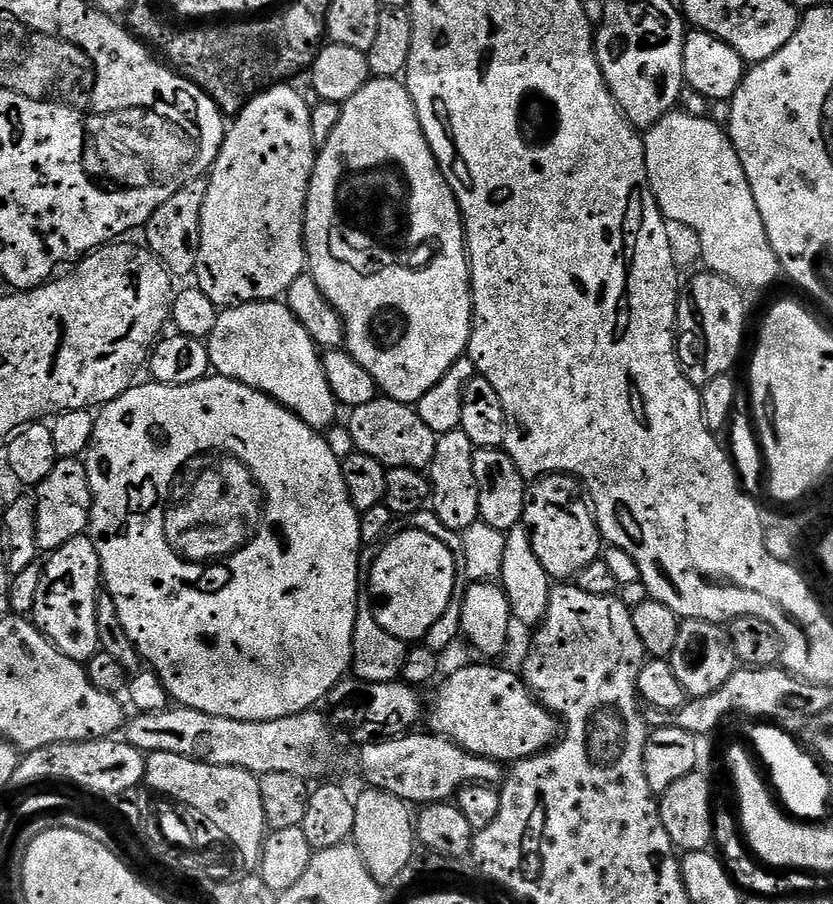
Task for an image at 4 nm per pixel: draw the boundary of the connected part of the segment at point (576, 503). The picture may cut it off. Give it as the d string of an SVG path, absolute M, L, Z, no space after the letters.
M549 474L539 477L527 489L522 524L528 528L533 550L538 556L538 560L542 562L542 566L545 567L546 574L553 581L571 581L579 572L586 570L586 566L590 566L590 562L601 559L602 537L600 526L597 524L593 509L586 499L585 489L582 487L581 481L577 480L575 476Z

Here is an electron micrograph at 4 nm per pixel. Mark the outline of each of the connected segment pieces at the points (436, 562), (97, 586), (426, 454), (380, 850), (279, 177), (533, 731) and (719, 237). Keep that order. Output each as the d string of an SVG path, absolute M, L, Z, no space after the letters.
M416 529L395 533L382 547L370 572L376 621L406 644L421 641L451 607L454 586L458 582L457 559L440 539Z
M91 535L79 536L47 557L30 619L58 651L72 660L87 662L94 653L101 651L96 613L101 591L102 577L96 543Z
M377 398L366 402L366 406L351 409L349 416L352 417L346 421L346 427L354 438L357 452L365 452L370 454L370 458L378 458L378 462L382 462L389 470L393 468L424 470L431 465L438 434L430 430L426 422L422 422L413 405Z
M371 786L354 800L354 830L351 839L366 862L366 870L381 886L389 886L408 868L418 848L414 812L408 801Z
M278 84L248 102L225 131L224 145L207 177L194 280L220 310L238 304L279 301L287 293L290 282L306 271L304 207L318 145L310 130L309 101L304 101L303 94L292 87L296 86Z
M492 662L480 663L484 664L468 664L465 668L450 673L448 677L445 675L439 681L440 689L437 690L432 704L430 700L430 711L426 716L426 724L428 720L429 726L432 727L429 729L435 735L446 736L449 740L453 740L467 752L501 762L529 760L539 752L548 751L562 735L560 717L537 700L519 671L511 672L508 668L495 668L492 665L495 663Z
M680 111L669 112L654 127L647 129L644 136L648 181L660 212L673 225L681 224L684 228L693 228L696 231L696 236L704 247L703 267L707 271L725 276L744 290L770 287L776 279L781 279L780 260L766 234L762 214L758 214L758 202L754 202L754 194L742 170L736 148L721 125L719 128L712 120L703 120L700 116L691 116L688 112Z

